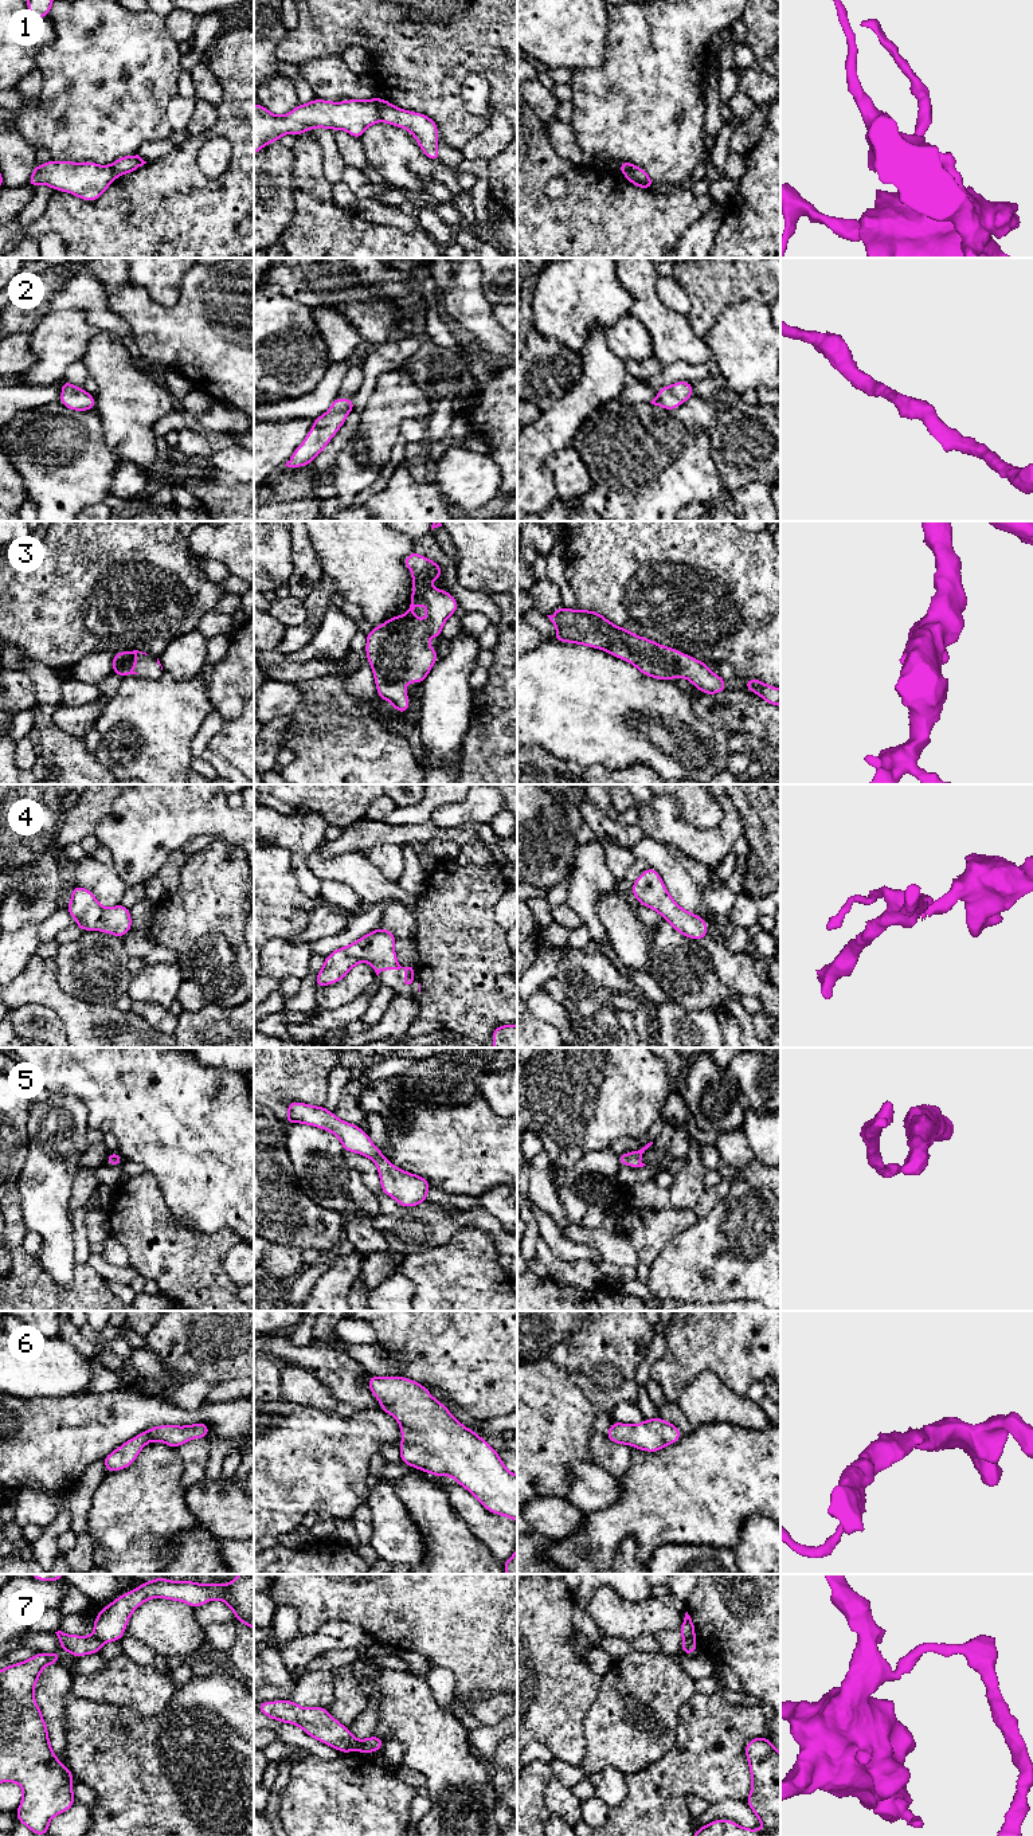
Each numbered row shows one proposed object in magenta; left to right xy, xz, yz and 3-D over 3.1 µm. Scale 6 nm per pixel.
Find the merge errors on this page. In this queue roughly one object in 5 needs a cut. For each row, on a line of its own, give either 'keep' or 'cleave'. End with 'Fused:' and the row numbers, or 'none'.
1: cleave
2: keep
3: keep
4: keep
5: keep
6: keep
7: cleave
Fused: 1, 7

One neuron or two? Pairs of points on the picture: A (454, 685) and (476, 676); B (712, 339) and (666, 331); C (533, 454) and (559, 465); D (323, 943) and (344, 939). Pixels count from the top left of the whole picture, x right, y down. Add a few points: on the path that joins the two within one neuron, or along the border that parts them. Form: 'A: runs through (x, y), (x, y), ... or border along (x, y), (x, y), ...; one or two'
A: border along (476, 665), (469, 677), (470, 689); two
B: border along (701, 337), (711, 351), (711, 359); two
C: border along (570, 446), (556, 451), (547, 461), (556, 490); two
D: runs through (328, 943), (339, 942); one

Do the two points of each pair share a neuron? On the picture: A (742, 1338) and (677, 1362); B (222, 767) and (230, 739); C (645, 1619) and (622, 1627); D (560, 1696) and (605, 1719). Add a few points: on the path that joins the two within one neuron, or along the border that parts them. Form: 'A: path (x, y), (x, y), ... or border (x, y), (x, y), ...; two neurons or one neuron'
A: path (726, 1338), (704, 1338), (693, 1349); one neuron
B: border (220, 727), (211, 738), (208, 746), (239, 770); two neurons
C: path (640, 1619), (627, 1621); one neuron
D: border (599, 1680), (597, 1696), (585, 1718), (585, 1741); two neurons

